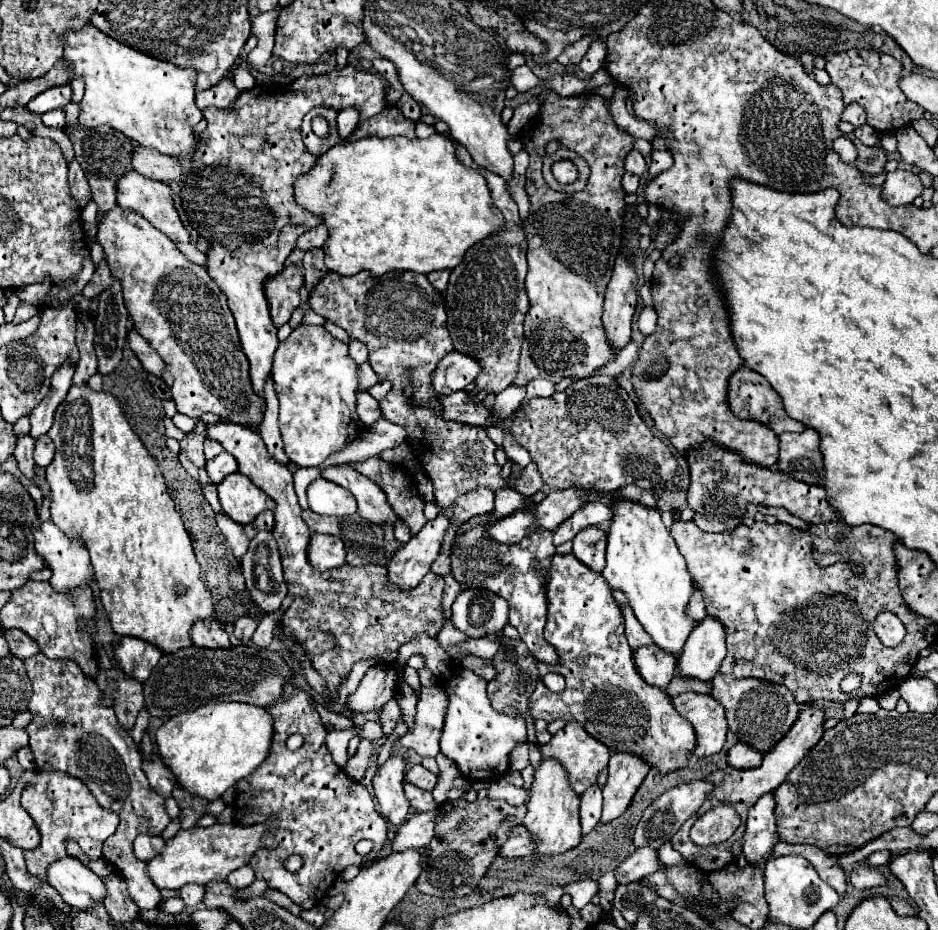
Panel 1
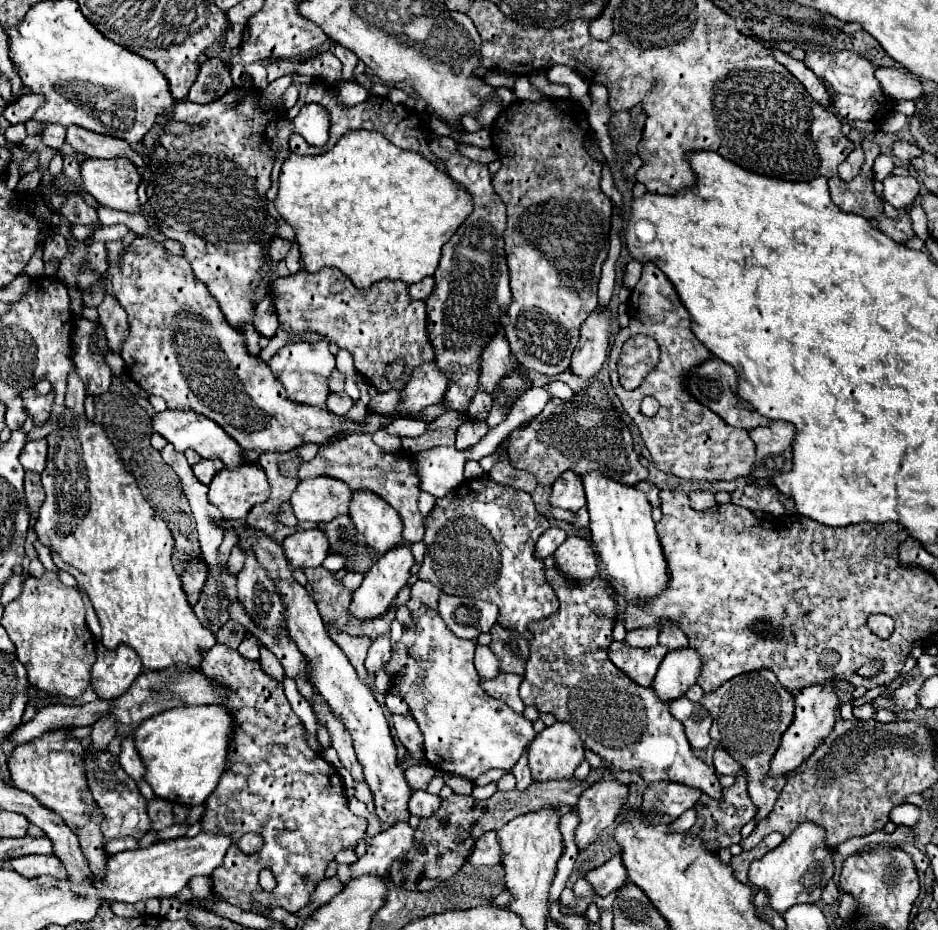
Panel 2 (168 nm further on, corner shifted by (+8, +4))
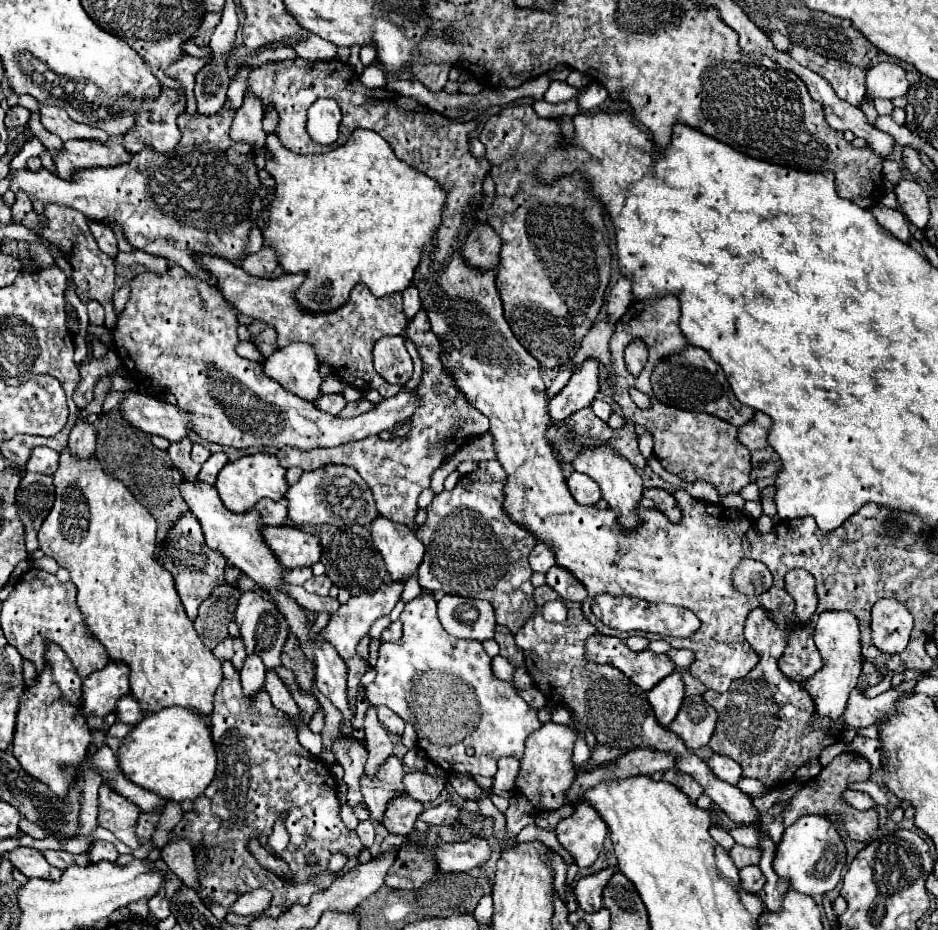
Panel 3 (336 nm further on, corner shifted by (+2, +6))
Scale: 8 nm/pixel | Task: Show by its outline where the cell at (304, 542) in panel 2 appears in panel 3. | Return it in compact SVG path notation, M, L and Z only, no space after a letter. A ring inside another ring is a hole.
M292 525L262 527L262 539L286 569L312 567L320 559L320 543L312 533L304 533Z

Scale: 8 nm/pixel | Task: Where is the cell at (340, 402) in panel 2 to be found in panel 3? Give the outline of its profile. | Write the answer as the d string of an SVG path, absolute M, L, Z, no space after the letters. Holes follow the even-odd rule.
M338 393L338 395L320 395L320 397L314 401L314 405L316 405L322 413L338 415L338 413L344 409L346 401L344 401L344 397L342 397L340 393Z

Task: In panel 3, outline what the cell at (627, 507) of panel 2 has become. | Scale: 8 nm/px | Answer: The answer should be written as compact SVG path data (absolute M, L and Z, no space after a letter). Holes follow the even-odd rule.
M606 445L582 449L576 455L576 459L572 461L572 467L574 467L574 471L592 477L600 485L602 499L606 499L610 507L614 507L614 509L620 511L620 523L622 523L622 527L634 529L638 525L636 507L638 507L638 501L642 499L642 477L618 451L614 451L612 447L606 447Z

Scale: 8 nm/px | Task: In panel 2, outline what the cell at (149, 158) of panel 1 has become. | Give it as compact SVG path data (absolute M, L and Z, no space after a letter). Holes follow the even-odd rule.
M68 127L66 131L66 143L70 143L76 151L88 155L88 157L98 157L98 159L114 159L114 157L126 157L132 163L136 163L136 167L142 171L146 165L146 159L132 151L128 141L122 141L118 137L112 135L100 135L82 127Z

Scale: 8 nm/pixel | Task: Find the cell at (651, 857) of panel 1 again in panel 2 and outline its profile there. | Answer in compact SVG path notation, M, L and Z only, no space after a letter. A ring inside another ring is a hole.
M618 853L618 855L612 857L608 863L592 869L592 871L590 871L588 875L584 875L584 877L592 883L594 891L604 897L604 895L608 895L610 891L618 889L620 885L624 885L624 883L628 881L628 871L624 869L622 855Z

